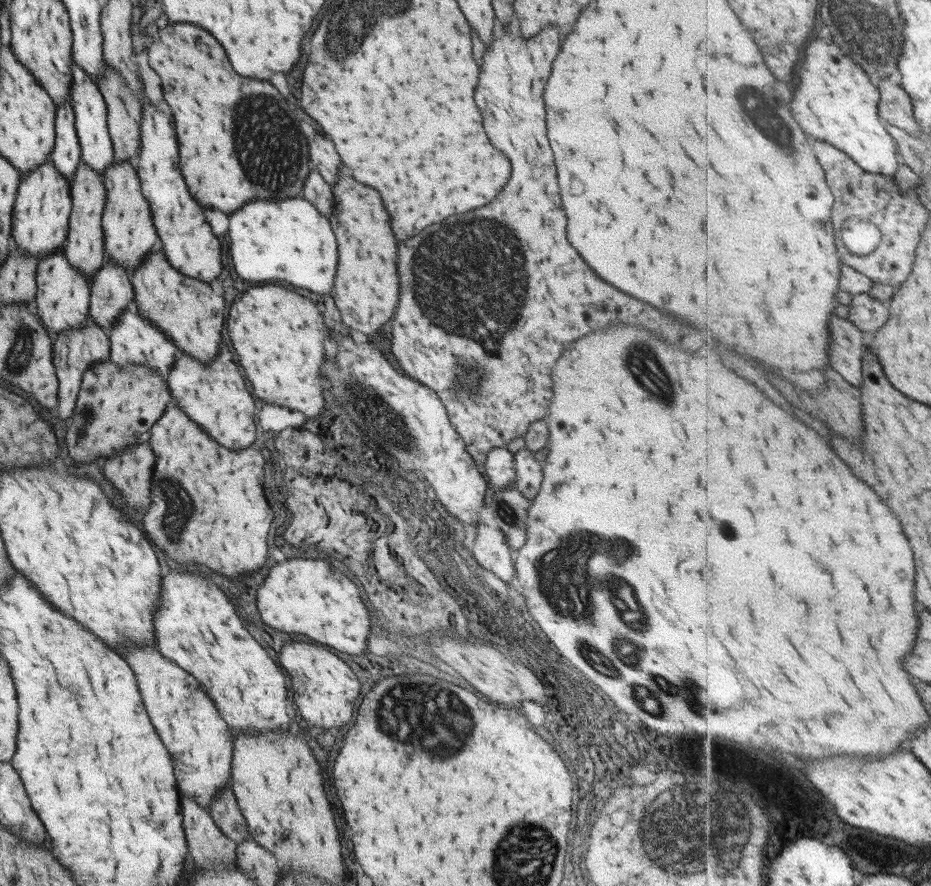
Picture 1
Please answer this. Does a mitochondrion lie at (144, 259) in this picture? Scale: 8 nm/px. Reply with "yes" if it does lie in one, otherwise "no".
no

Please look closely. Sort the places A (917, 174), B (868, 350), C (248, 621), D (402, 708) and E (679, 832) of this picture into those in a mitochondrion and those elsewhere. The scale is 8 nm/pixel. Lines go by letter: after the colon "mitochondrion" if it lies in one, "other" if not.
A: other
B: other
C: other
D: mitochondrion
E: mitochondrion

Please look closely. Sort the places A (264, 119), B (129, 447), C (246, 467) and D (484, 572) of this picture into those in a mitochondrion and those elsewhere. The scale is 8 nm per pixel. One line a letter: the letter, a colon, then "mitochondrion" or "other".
A: mitochondrion
B: other
C: other
D: other

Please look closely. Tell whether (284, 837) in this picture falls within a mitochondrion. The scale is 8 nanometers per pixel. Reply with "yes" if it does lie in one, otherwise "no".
no

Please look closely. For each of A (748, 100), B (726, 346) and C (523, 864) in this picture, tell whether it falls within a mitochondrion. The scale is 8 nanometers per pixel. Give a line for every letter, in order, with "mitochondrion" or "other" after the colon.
A: mitochondrion
B: other
C: mitochondrion

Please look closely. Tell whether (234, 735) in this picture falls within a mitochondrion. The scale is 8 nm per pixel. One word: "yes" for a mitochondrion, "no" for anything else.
no

